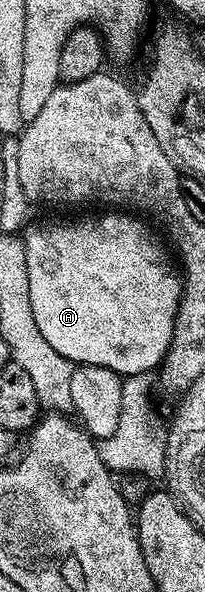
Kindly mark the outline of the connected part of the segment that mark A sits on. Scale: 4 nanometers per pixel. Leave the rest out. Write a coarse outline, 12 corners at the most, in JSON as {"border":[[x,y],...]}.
{"border":[[139,215],[27,225],[58,354],[159,369],[182,276]]}

